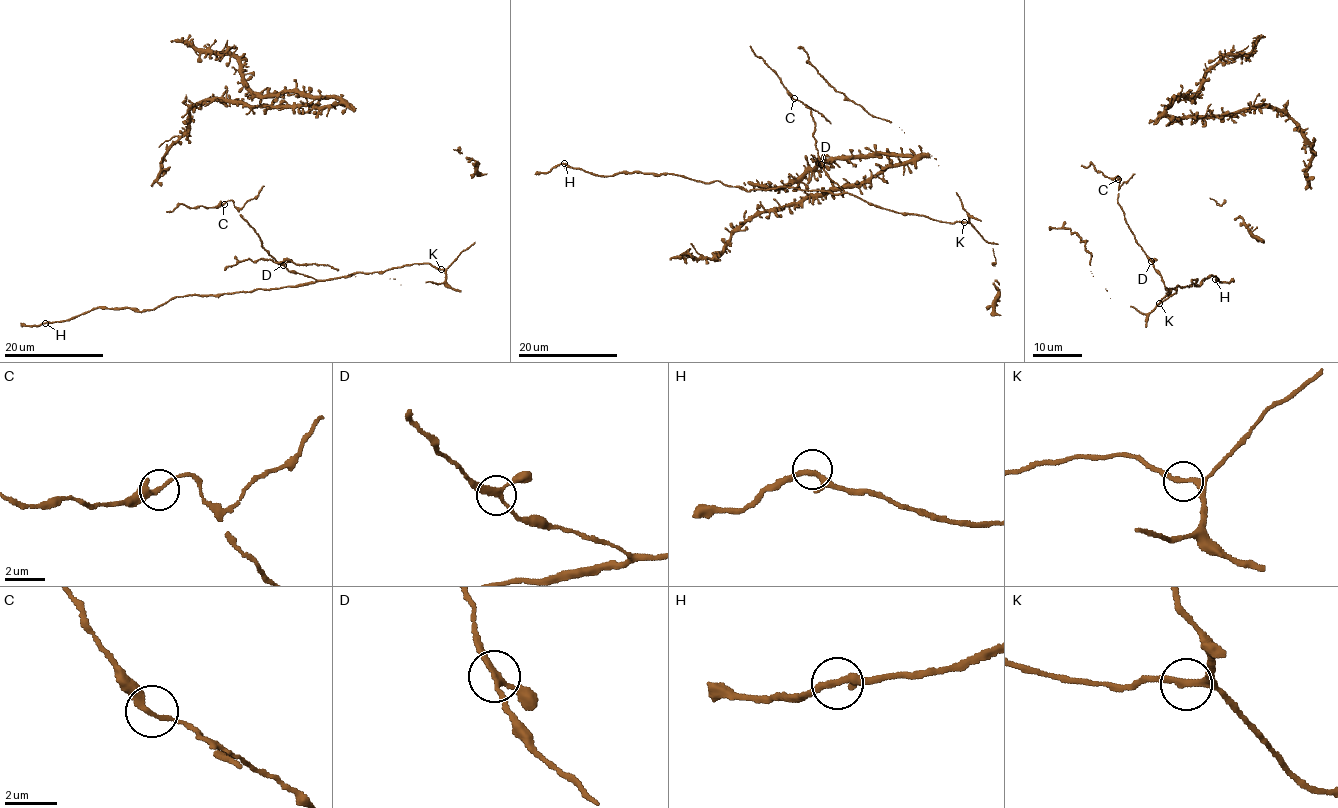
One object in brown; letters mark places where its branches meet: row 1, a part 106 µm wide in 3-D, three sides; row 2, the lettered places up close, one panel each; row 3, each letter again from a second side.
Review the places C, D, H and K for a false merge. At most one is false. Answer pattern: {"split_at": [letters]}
{"split_at": ["C"]}

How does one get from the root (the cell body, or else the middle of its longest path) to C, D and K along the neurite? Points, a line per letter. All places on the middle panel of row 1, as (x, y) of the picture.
C: (812, 115), (809, 107), (794, 98)
D: (812, 115), (814, 145), (821, 164)
K: (812, 115), (818, 157), (832, 180), (845, 191), (885, 209), (948, 222), (964, 222)

